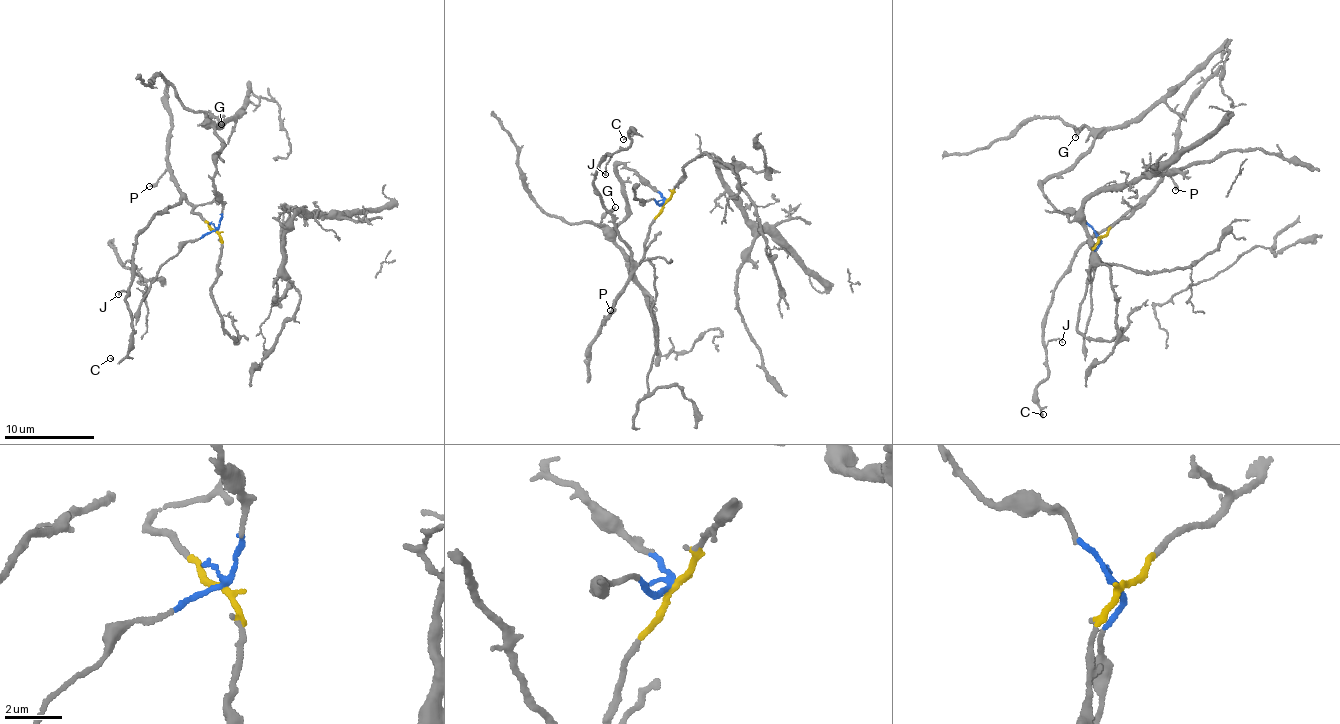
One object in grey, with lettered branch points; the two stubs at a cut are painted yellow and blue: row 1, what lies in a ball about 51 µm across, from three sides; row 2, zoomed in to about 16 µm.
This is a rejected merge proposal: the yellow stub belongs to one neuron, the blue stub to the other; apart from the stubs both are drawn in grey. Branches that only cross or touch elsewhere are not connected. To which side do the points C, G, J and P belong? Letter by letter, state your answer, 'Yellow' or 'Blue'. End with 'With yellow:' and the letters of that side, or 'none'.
C: Yellow
G: Blue
J: Yellow
P: Yellow
With yellow: C, J, P

